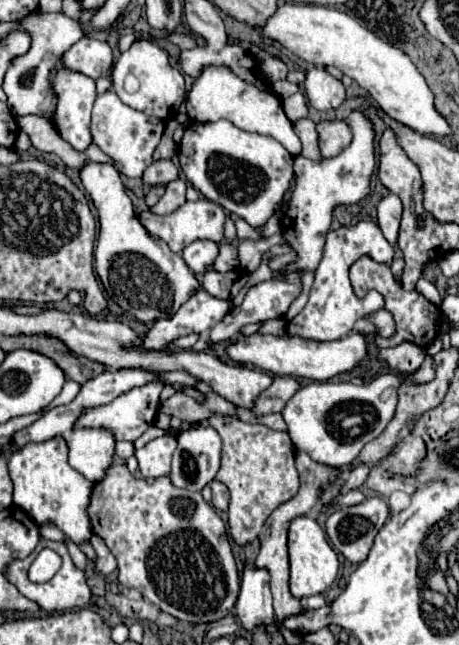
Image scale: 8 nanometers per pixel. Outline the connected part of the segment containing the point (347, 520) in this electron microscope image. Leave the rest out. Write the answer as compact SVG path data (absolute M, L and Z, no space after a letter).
M372 497L372 499L366 499L366 501L358 503L358 505L342 507L338 511L334 511L326 519L326 533L328 533L334 549L338 553L342 553L350 563L362 563L368 557L372 541L374 541L376 533L380 531L380 527L384 525L386 517L388 517L386 501L382 497Z

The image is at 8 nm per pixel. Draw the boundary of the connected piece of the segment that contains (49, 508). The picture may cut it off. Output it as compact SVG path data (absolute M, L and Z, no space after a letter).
M54 437L44 443L26 443L24 447L18 447L8 459L8 471L14 483L16 507L24 509L36 523L52 521L76 545L90 539L92 525L86 509L94 485L68 465L68 447L64 439Z

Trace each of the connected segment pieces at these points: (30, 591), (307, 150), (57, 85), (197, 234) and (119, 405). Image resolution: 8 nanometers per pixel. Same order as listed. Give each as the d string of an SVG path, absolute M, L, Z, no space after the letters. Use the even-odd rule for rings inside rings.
M42 539L42 541L38 543L38 547L36 547L26 559L16 559L16 561L12 561L12 563L8 565L6 577L8 577L10 583L14 583L14 585L18 587L18 591L20 591L22 595L26 595L28 599L36 601L46 613L52 613L52 611L70 611L70 609L82 609L82 607L86 607L86 605L90 603L90 587L88 587L88 583L86 583L84 571L80 571L80 569L72 563L72 559L70 559L68 549L66 549L64 543L56 543L56 541ZM44 547L54 549L54 551L62 557L62 567L58 569L58 573L56 573L48 583L38 585L38 583L32 583L32 581L28 579L28 567L30 567L30 563L36 559L36 555L38 555Z
M298 119L294 123L294 131L302 141L302 155L308 159L322 159L320 157L320 149L318 149L318 135L316 135L316 127L312 119Z
M64 65L58 69L58 73L52 79L54 93L58 95L58 107L54 123L58 127L58 133L64 141L68 141L76 151L86 151L92 143L90 135L90 111L96 99L96 81L88 79L88 75L80 75L78 71L68 71Z
M200 199L200 201L186 201L180 209L176 209L170 215L154 215L150 211L142 211L138 215L140 223L156 237L160 237L162 241L166 241L166 245L180 253L188 243L198 241L198 239L208 239L214 243L222 243L224 239L224 221L226 221L226 213L218 203L212 203L208 199Z
M146 383L142 387L134 387L132 391L116 397L108 405L84 411L82 417L78 419L78 427L106 427L114 433L116 441L136 441L154 423L154 417L160 409L158 395L160 395L162 387L164 387L162 383Z

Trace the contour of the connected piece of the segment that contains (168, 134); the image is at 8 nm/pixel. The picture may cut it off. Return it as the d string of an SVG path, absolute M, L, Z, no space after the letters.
M168 119L166 121L166 129L164 129L164 135L154 151L154 159L170 159L174 153L176 153L176 143L172 141L172 133L174 129L180 127L180 123L176 119Z

